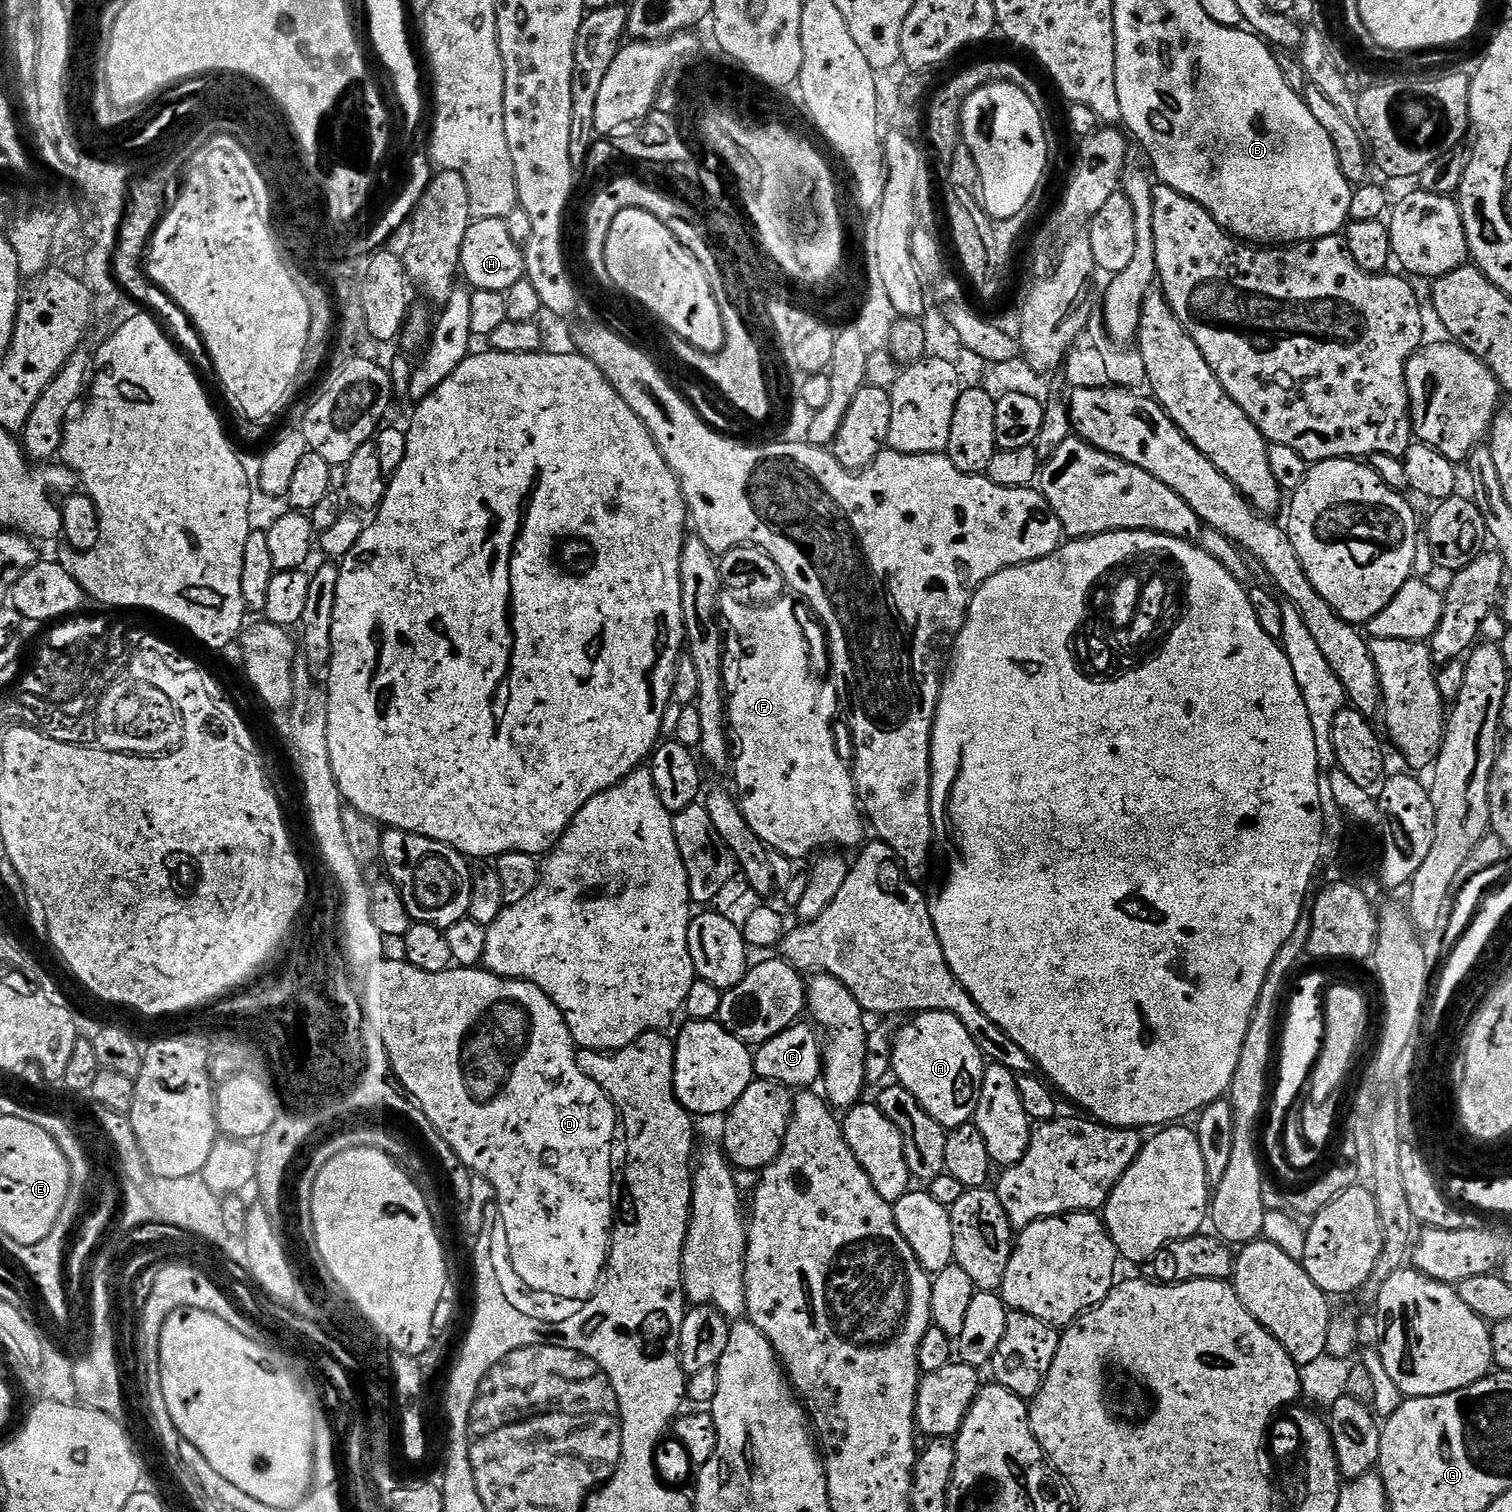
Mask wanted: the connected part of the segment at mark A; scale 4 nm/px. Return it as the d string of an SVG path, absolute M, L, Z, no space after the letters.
M922 1012L911 1017L912 1020L896 1036L892 1044L892 1072L895 1083L901 1084L946 1130L951 1130L969 1123L975 1117L978 1098L982 1090L982 1078L986 1061L980 1048L974 1042L970 1030L962 1026L962 1022L949 1012Z

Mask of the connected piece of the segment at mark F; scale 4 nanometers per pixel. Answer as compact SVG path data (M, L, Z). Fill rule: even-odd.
M728 594L721 599L720 614L730 636L732 631L732 636L736 639L736 656L740 659L733 672L732 669L725 671L724 687L728 691L726 719L734 737L735 751L736 748L740 751L734 756L734 792L738 797L741 814L765 847L780 852L793 862L799 862L808 855L811 857L820 850L815 848L820 848L823 844L828 850L855 849L865 839L865 825L862 823L862 809L858 803L849 761L840 757L840 752L836 749L836 736L832 733L832 719L836 716L836 708L838 709L835 687L828 682L823 684L812 673L808 640L796 617L797 601L788 599L781 598L773 604L757 606Z

